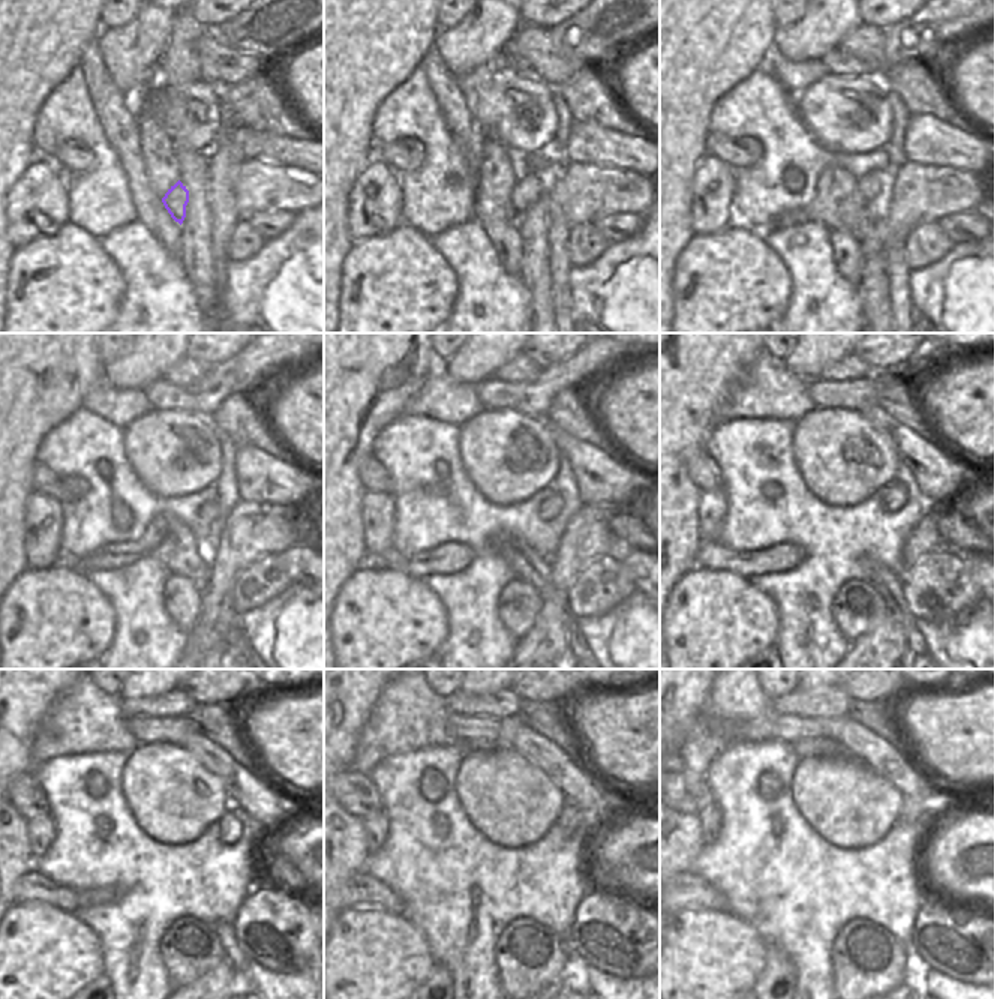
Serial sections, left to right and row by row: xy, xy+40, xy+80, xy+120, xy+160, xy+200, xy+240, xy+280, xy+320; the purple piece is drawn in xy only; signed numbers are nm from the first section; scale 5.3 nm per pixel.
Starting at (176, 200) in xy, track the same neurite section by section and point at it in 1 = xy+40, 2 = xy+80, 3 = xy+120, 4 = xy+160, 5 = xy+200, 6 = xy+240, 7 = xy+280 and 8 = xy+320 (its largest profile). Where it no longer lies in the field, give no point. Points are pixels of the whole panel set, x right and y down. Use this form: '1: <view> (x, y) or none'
1: xy+40 (526, 191)
2: xy+80 (874, 188)
3: xy+120 (209, 510)
4: xy+160 (550, 507)
5: xy+200 (897, 495)
6: xy+240 (228, 825)
7: xy+280 (568, 818)
8: xy+320 (924, 810)

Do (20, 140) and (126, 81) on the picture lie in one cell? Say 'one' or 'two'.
two

